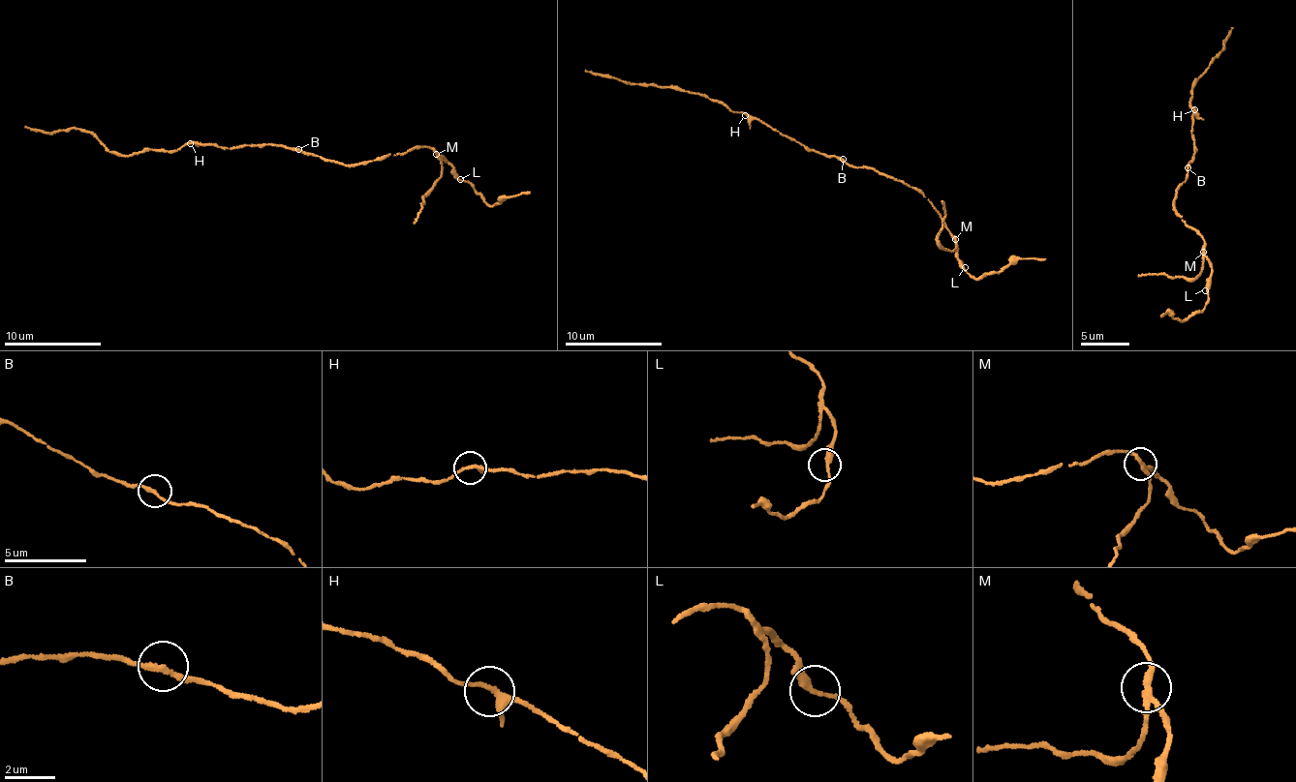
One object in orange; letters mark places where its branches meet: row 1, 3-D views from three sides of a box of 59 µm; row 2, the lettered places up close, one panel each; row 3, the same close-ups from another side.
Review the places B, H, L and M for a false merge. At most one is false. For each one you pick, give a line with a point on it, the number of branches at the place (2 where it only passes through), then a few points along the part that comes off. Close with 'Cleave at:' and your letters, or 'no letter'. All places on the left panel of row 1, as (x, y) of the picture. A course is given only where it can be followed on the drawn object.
M: place (436, 154); branches 3; course (436, 153), (441, 175), (421, 199), (413, 224)
Cleave at: M

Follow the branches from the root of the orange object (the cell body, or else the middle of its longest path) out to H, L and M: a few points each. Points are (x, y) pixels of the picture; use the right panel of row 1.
H: (1188, 169), (1188, 164), (1197, 149), (1191, 134), (1194, 109)
L: (1188, 169), (1188, 174), (1174, 193), (1172, 210), (1176, 211), (1200, 235), (1212, 272), (1205, 290)
M: (1188, 169), (1188, 174), (1174, 193), (1172, 210), (1176, 211), (1200, 235), (1203, 251)

